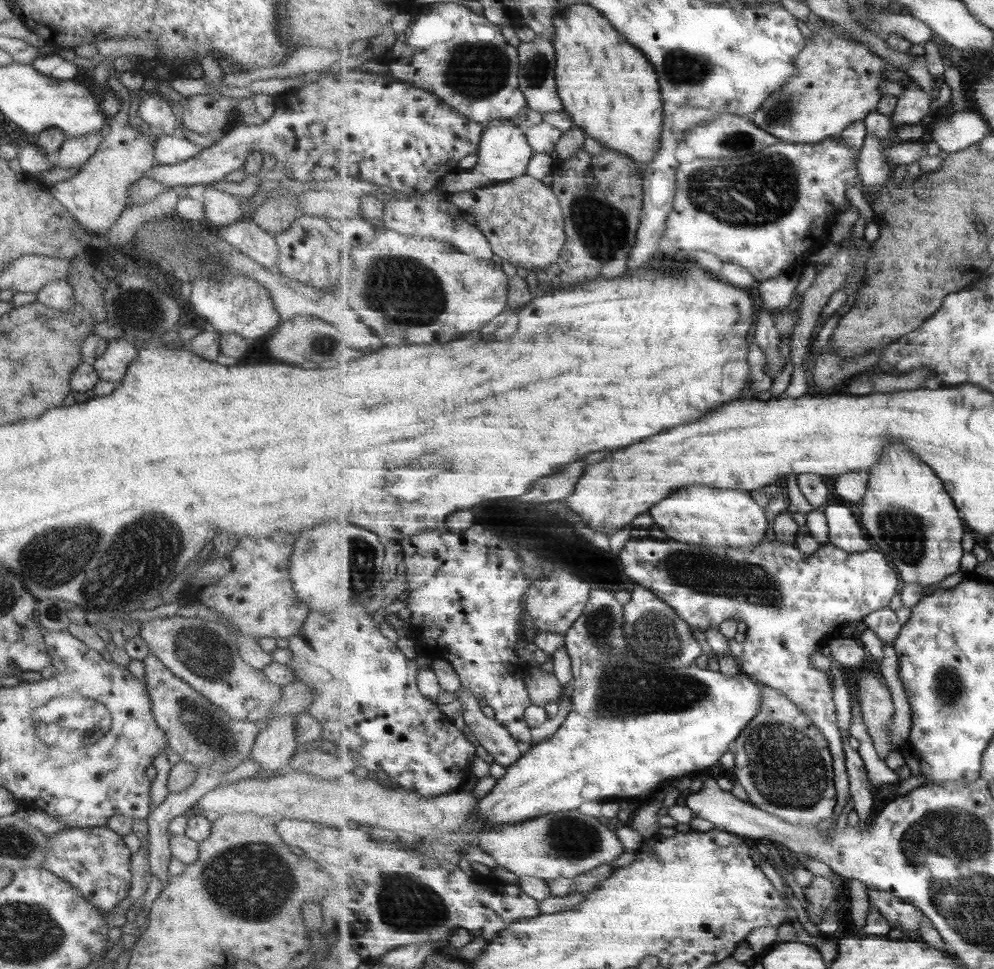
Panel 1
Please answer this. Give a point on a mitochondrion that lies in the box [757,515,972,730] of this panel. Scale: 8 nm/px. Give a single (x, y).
(948, 684)

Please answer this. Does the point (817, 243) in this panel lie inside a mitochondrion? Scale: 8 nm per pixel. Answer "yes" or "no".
no

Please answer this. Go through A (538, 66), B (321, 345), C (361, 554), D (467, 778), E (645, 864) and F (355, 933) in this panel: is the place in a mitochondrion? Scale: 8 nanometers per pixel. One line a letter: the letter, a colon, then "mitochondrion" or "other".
A: mitochondrion
B: mitochondrion
C: mitochondrion
D: other
E: other
F: other

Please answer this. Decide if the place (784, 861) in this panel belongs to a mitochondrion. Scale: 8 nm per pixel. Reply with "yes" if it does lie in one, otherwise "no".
no

